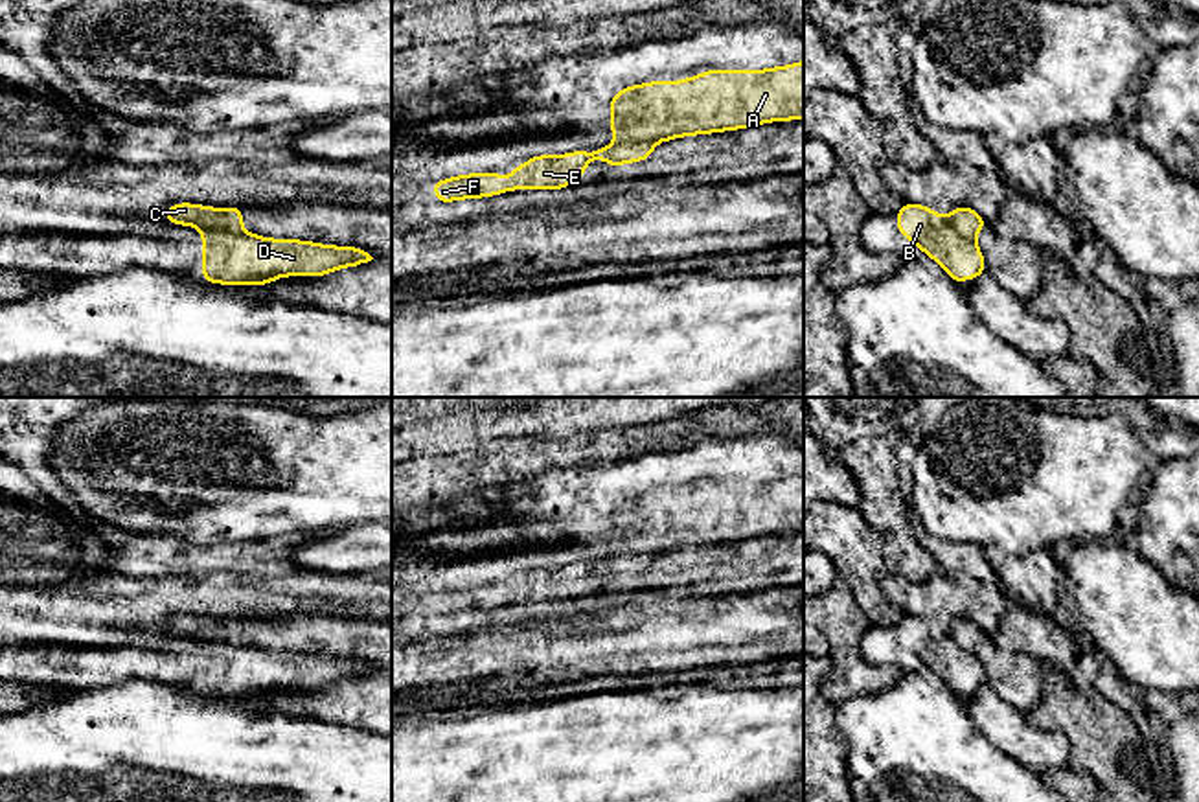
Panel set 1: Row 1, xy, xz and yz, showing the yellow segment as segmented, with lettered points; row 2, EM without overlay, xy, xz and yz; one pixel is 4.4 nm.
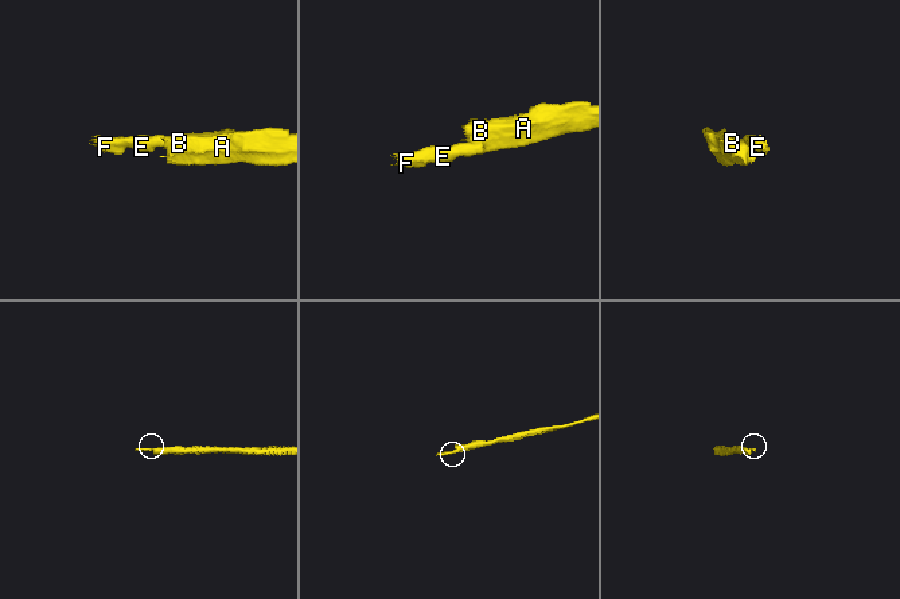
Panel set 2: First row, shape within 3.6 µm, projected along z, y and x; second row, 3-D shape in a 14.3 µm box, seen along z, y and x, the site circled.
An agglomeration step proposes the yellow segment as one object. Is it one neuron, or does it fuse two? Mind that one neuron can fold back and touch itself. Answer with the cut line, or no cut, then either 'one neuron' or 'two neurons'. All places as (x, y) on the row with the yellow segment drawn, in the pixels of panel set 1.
cut xy (243, 232), (206, 238); two neurons

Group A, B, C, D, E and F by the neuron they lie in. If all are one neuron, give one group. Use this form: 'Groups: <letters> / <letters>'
Groups: A B D / C E F

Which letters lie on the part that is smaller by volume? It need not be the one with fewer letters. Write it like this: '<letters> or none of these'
C, E, F

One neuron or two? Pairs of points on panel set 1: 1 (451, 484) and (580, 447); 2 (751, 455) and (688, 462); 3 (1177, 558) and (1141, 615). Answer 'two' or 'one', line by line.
1: one
2: one
3: two

